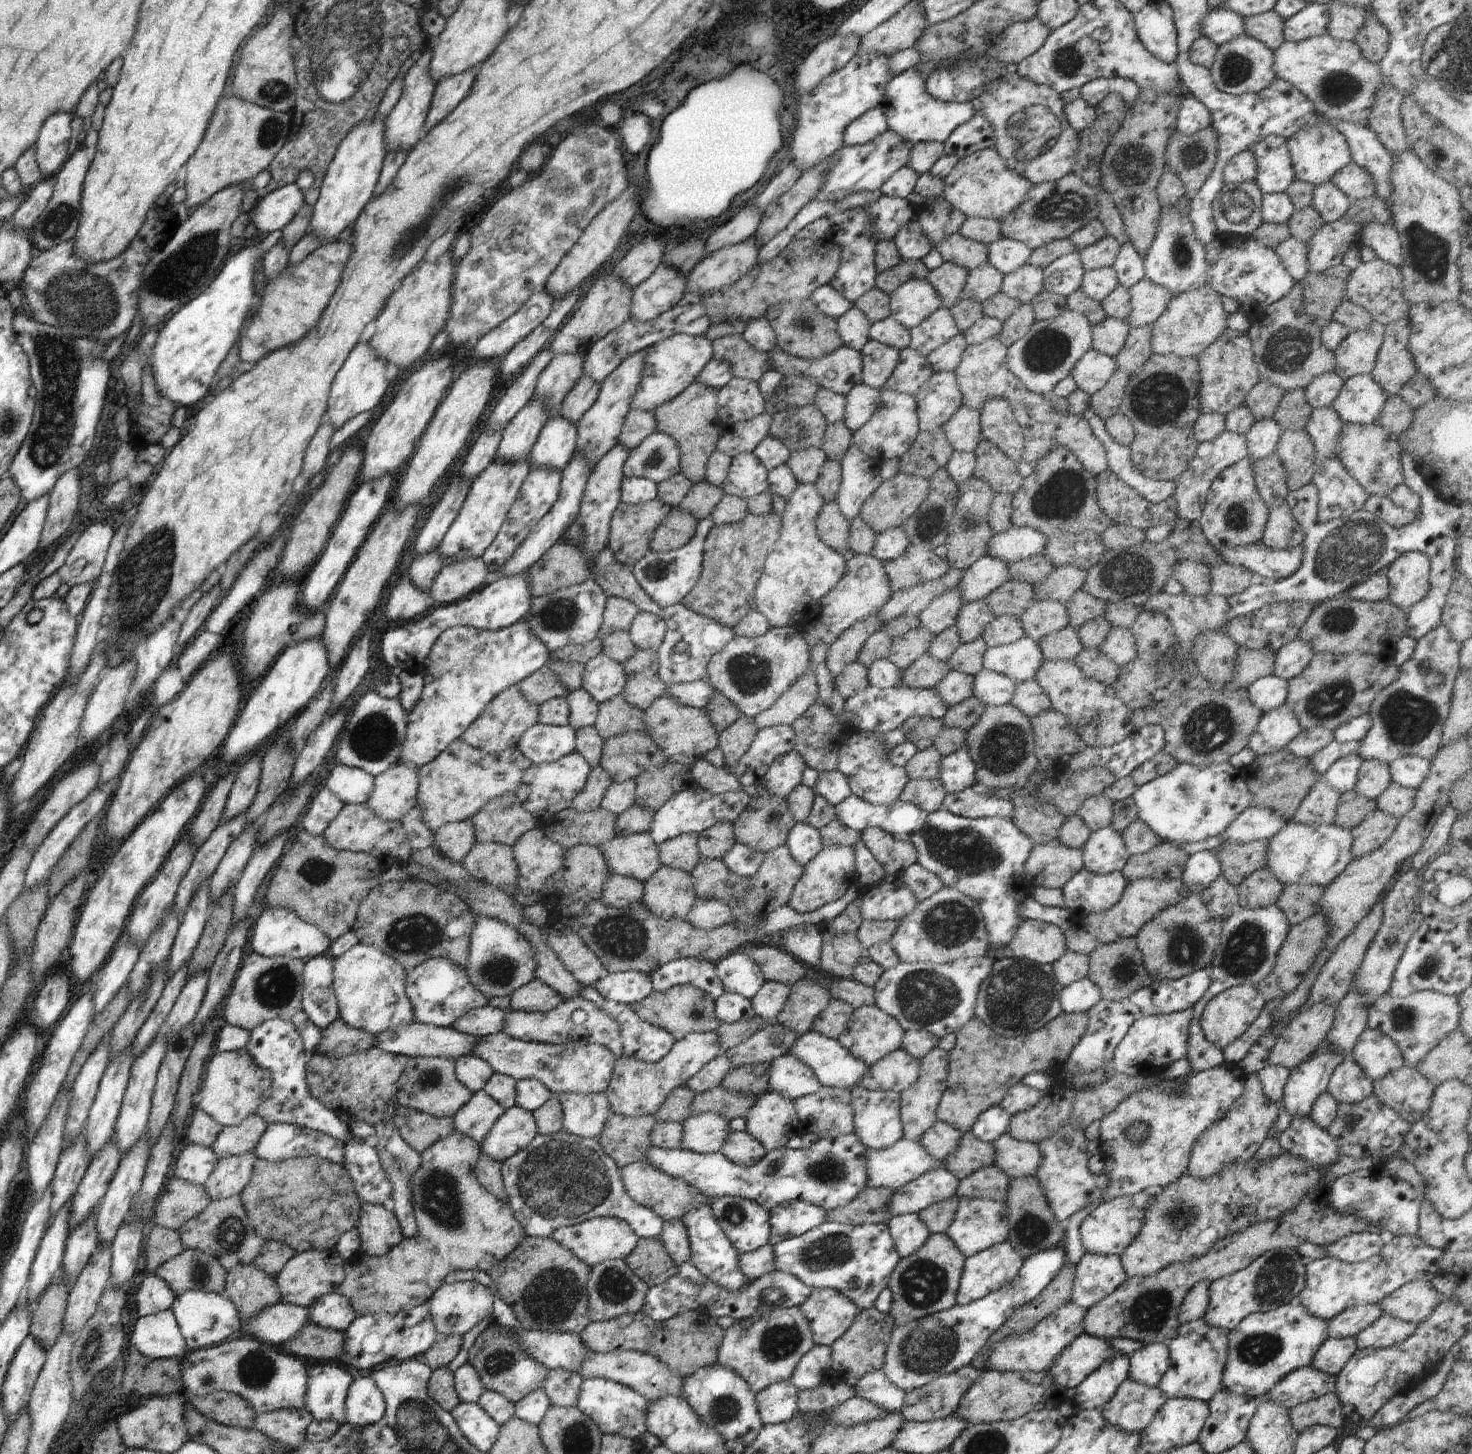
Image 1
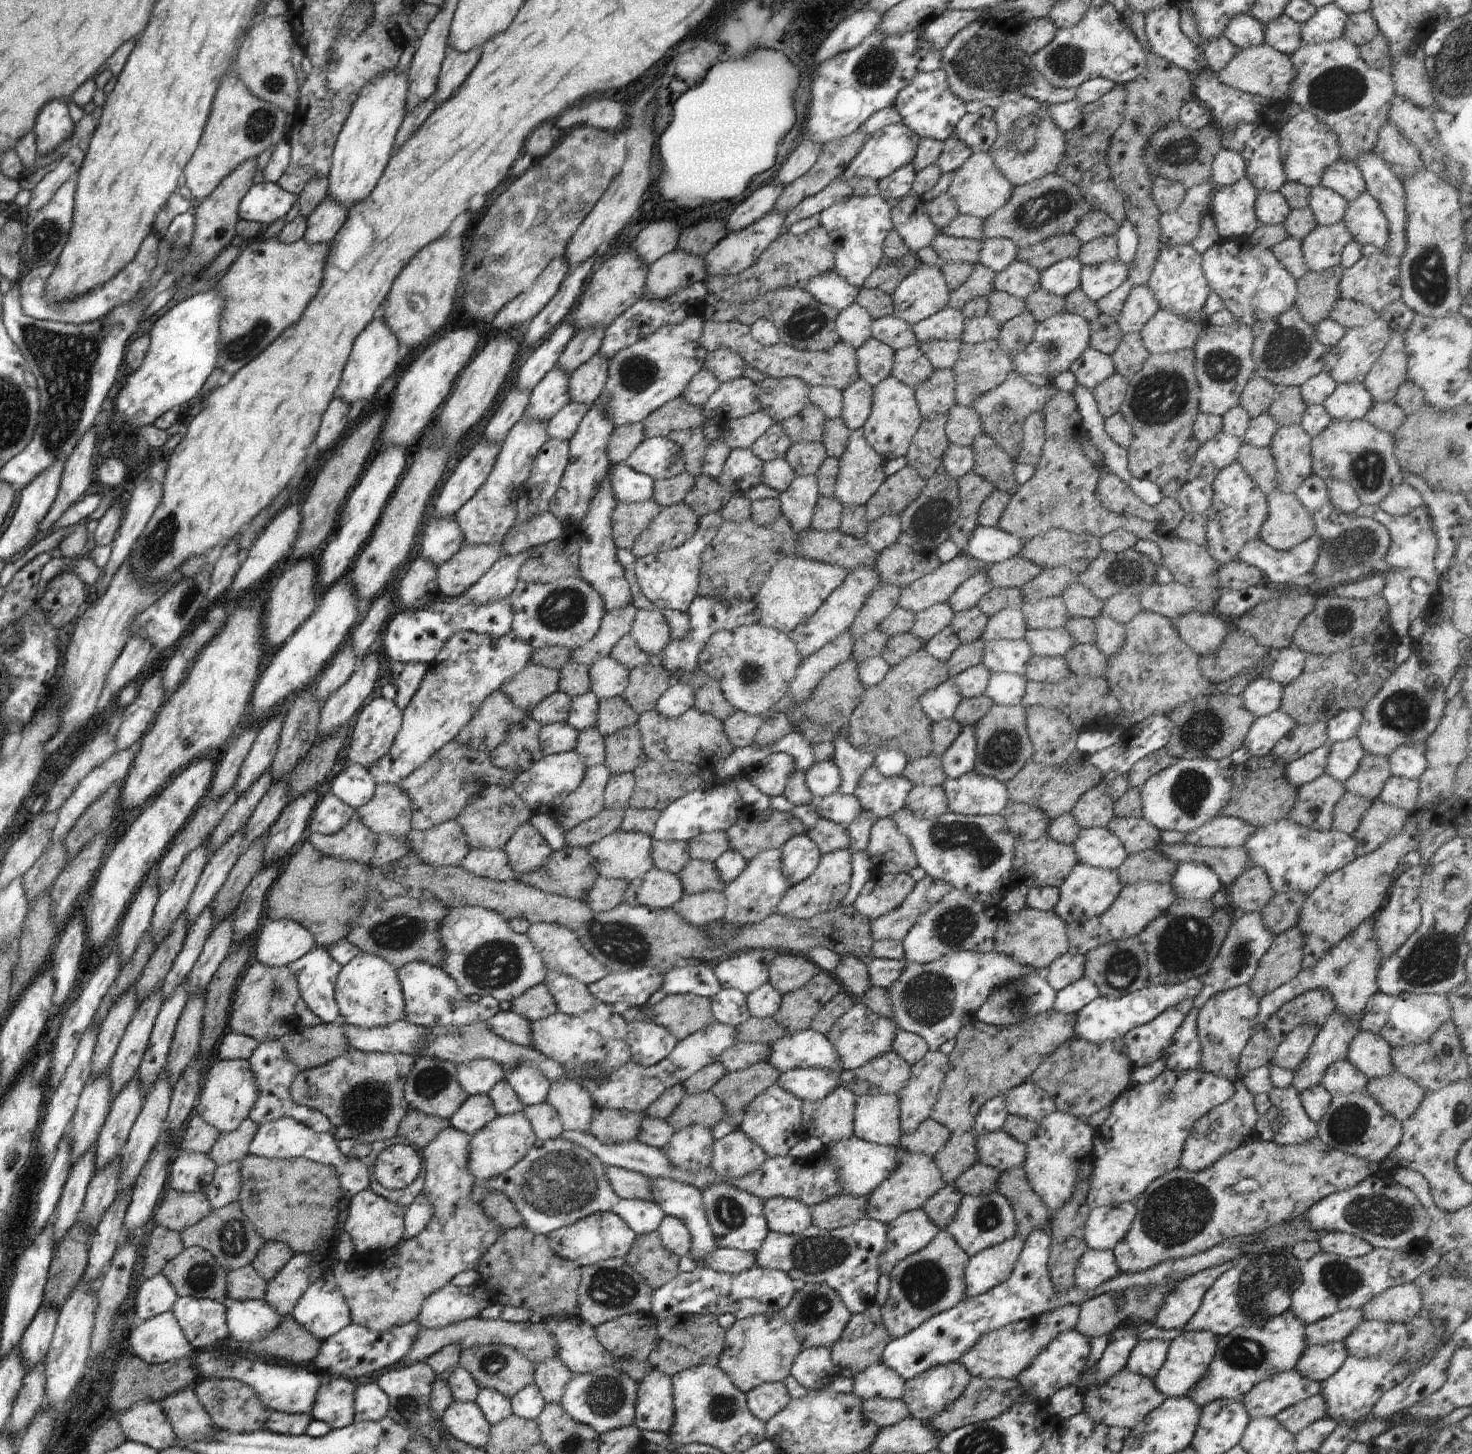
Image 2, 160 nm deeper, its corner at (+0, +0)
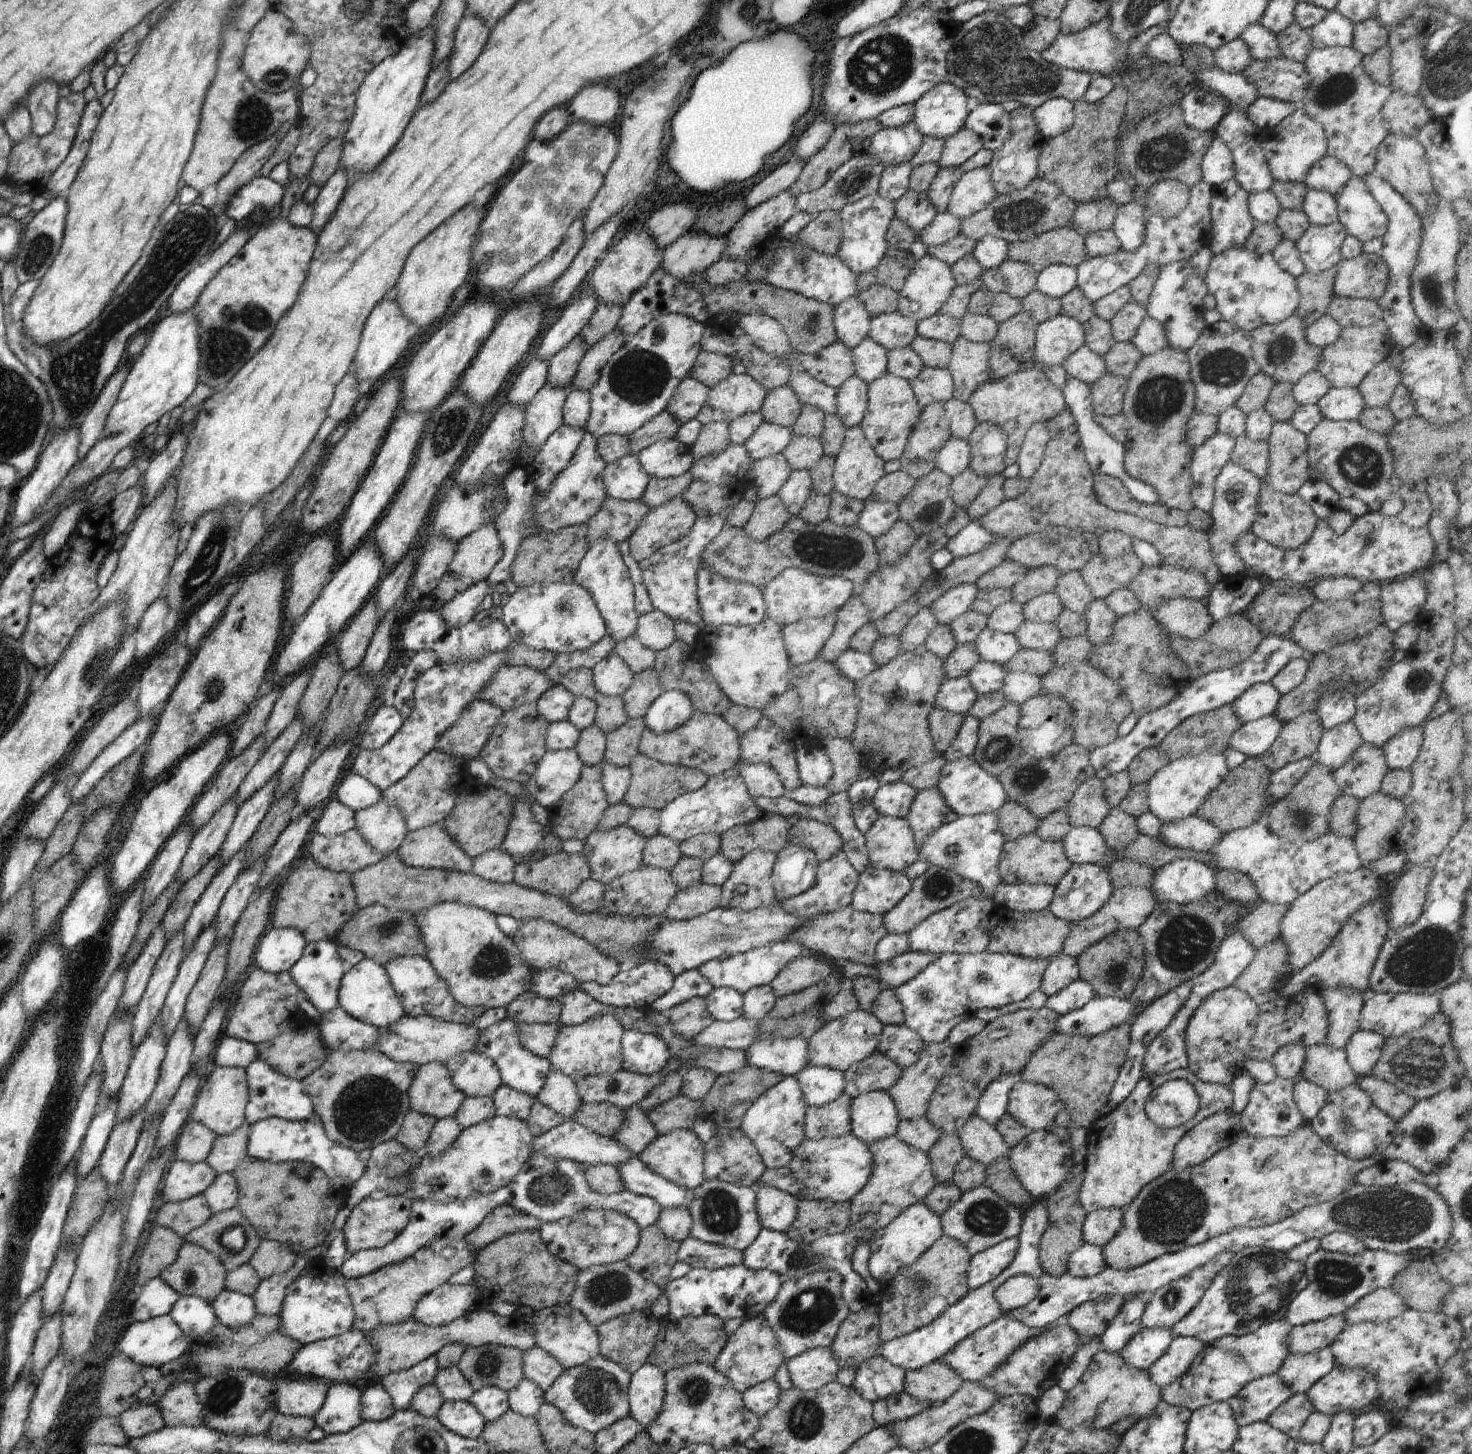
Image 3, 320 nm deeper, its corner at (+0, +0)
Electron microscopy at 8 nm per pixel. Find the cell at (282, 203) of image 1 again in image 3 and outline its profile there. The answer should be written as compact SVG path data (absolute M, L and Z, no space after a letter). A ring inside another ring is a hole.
M269 177L253 178L230 197L225 206L224 217L233 218L238 222L249 217L256 209L262 211L274 208L276 204L281 203L284 189L284 185Z

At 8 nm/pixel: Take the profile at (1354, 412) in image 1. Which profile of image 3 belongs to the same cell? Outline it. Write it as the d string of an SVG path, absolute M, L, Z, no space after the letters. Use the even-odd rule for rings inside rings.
M1331 387L1317 402L1323 418L1356 421L1365 409L1362 393L1354 387Z

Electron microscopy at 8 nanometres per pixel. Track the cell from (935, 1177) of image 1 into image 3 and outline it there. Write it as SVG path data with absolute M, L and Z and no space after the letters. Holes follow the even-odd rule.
M895 1135L868 1146L873 1156L873 1165L868 1182L850 1201L849 1228L852 1230L877 1231L888 1226L905 1208L922 1203L938 1184L928 1155L905 1142L900 1142Z

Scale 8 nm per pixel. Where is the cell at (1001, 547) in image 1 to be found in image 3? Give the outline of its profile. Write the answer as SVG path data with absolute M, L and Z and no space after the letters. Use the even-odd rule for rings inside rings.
M968 522L957 535L950 537L944 548L956 557L965 557L981 551L986 545L993 543L996 536L976 523Z

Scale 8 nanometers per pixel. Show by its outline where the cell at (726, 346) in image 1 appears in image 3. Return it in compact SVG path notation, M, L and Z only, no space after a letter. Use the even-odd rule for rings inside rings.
M701 351L690 369L689 376L710 389L732 372L729 356Z

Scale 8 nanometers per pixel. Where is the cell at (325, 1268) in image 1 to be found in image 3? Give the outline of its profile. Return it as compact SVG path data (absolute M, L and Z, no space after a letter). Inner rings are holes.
M298 1257L295 1265L286 1274L261 1279L252 1296L256 1312L263 1315L278 1315L282 1310L286 1289L291 1282L299 1274L310 1272L314 1268L312 1260Z

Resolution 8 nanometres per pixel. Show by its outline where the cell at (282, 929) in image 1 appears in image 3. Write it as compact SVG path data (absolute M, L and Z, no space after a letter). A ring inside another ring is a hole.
M295 928L275 929L266 932L259 940L253 962L269 973L288 973L302 958L307 940Z

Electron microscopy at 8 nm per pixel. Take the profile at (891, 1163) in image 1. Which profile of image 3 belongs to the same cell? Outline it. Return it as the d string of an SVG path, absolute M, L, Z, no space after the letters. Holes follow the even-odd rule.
M851 1132L841 1137L824 1137L818 1140L804 1139L801 1145L794 1151L794 1158L790 1161L788 1168L795 1176L797 1183L803 1187L805 1195L800 1199L810 1199L811 1201L825 1201L841 1203L851 1201L852 1197L868 1182L873 1156L869 1146L858 1140Z

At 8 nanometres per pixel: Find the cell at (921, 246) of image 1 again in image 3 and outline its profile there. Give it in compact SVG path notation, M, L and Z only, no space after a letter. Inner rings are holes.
M910 188L895 202L895 210L896 217L907 222L917 236L927 228L938 213L930 202L927 192L917 193Z

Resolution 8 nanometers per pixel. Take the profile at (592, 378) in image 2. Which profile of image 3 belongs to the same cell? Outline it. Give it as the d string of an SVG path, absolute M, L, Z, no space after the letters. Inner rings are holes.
M618 329L605 334L595 345L592 345L580 361L578 370L573 376L573 385L576 389L589 390L601 375L602 367L610 357L622 348L626 334Z

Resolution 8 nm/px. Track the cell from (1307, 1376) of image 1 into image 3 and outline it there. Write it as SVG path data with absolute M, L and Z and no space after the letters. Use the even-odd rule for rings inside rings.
M1274 1373L1243 1386L1238 1394L1227 1400L1239 1427L1264 1422L1270 1414L1294 1394Z

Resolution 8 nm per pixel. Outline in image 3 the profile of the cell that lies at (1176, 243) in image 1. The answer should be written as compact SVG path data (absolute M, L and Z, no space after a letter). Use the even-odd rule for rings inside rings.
M1176 261L1159 268L1159 275L1150 293L1147 316L1157 320L1166 331L1166 340L1174 350L1186 351L1194 346L1207 322L1203 298L1208 294L1207 284L1193 269L1191 261Z

